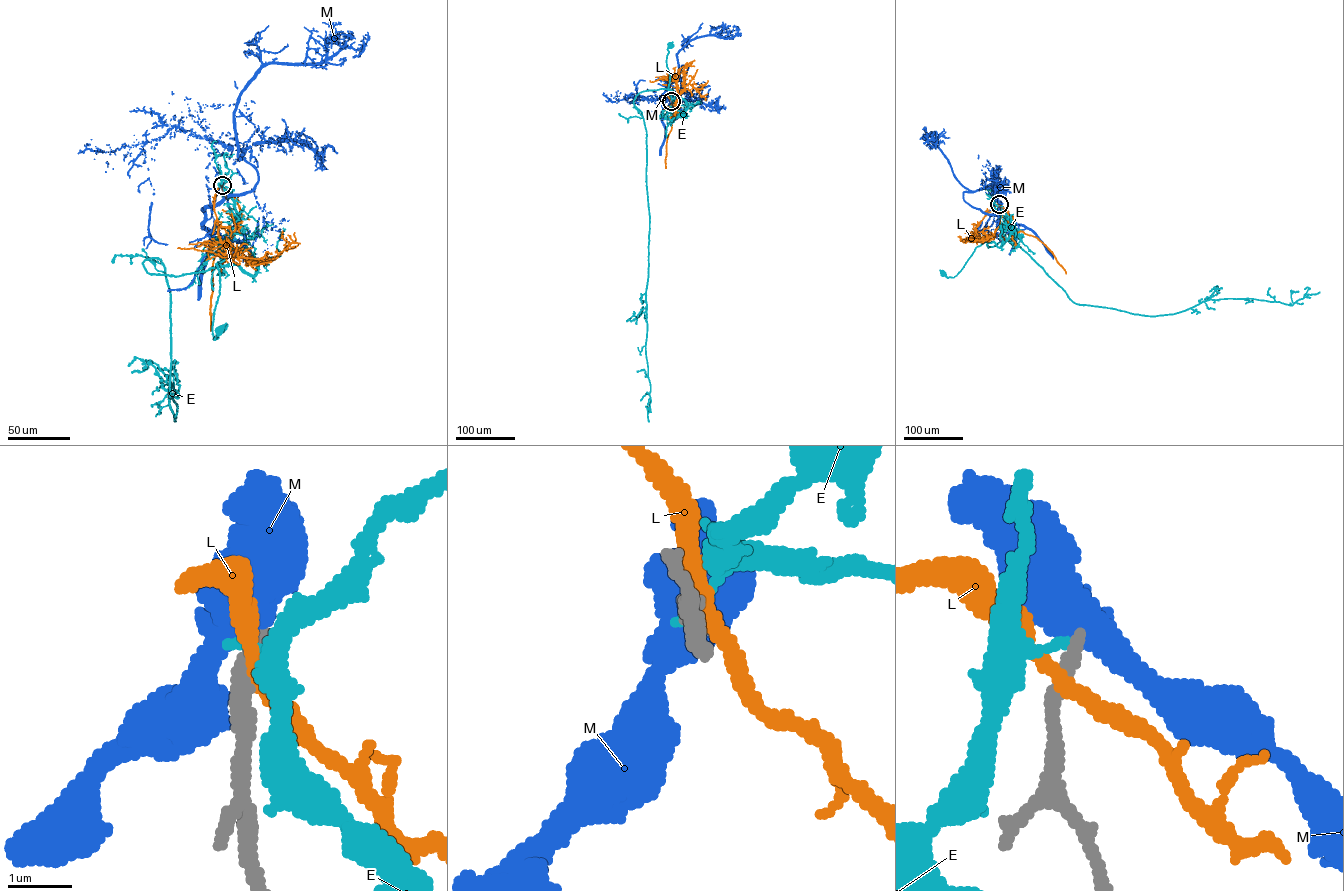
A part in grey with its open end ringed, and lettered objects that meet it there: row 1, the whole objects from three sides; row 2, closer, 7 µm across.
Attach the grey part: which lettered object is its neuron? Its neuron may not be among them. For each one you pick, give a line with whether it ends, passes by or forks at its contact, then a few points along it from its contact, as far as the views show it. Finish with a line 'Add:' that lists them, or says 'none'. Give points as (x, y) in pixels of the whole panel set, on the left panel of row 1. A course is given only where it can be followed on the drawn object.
Add: none

